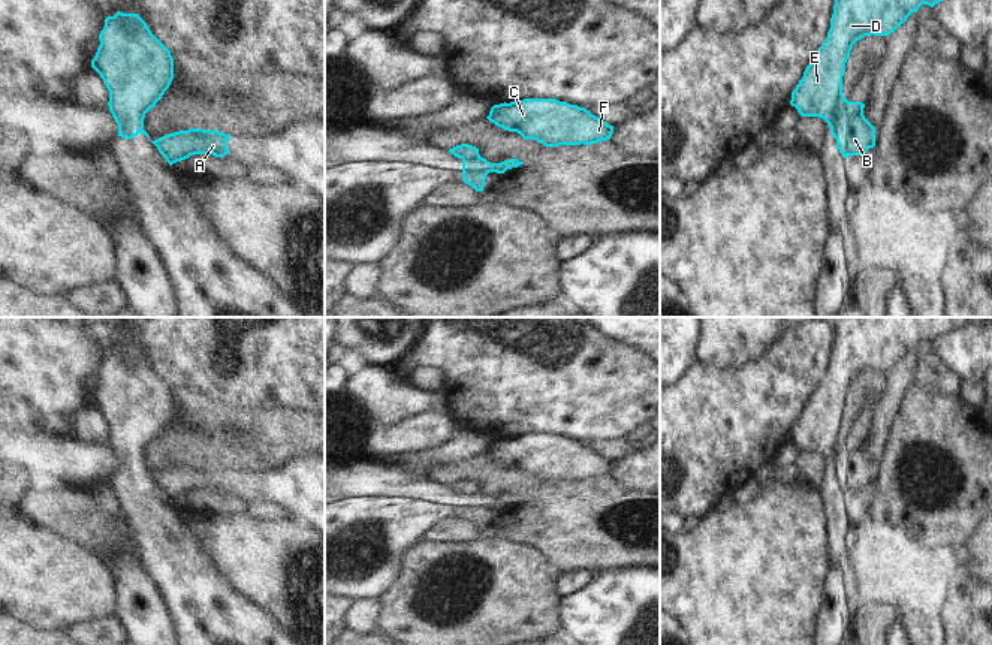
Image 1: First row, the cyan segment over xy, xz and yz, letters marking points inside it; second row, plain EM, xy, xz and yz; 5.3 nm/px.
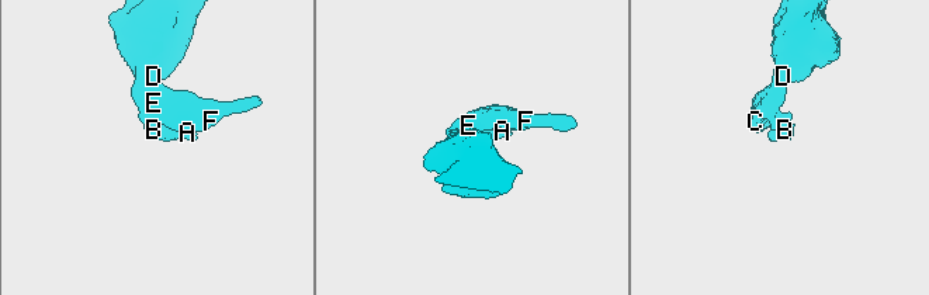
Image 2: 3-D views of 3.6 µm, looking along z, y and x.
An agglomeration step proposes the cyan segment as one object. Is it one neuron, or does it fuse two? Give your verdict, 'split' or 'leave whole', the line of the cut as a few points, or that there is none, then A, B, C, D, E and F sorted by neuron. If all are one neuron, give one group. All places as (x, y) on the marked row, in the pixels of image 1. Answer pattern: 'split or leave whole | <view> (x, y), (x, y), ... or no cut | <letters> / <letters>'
split | yz (844, 98), (834, 108), (829, 126) | A B / C D E F

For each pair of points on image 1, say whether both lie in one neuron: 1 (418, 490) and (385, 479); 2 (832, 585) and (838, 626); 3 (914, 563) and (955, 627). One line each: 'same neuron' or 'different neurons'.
1: same neuron
2: same neuron
3: same neuron

